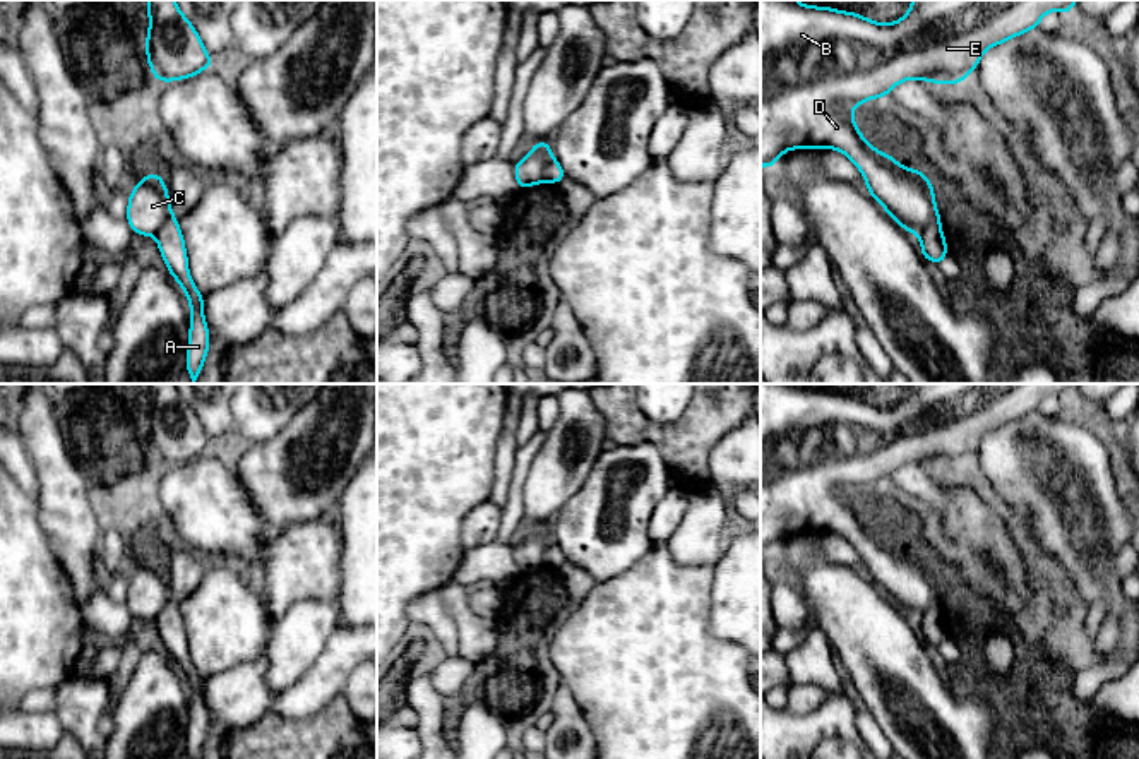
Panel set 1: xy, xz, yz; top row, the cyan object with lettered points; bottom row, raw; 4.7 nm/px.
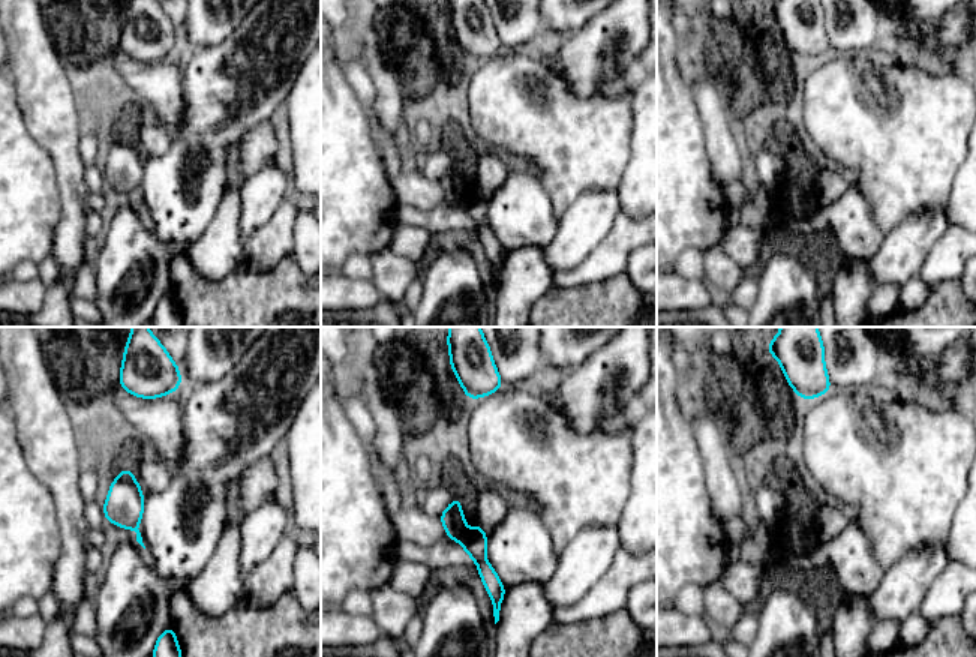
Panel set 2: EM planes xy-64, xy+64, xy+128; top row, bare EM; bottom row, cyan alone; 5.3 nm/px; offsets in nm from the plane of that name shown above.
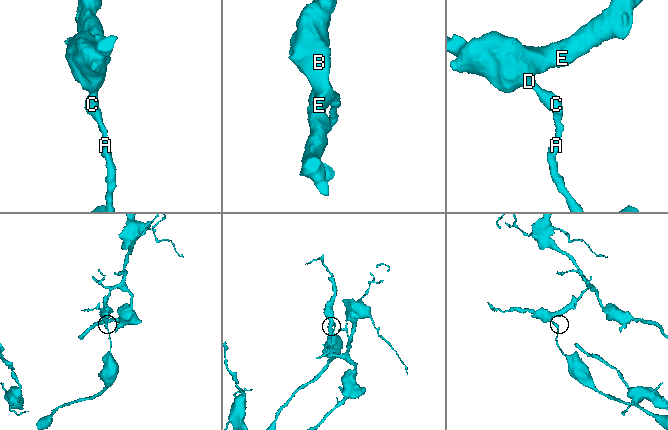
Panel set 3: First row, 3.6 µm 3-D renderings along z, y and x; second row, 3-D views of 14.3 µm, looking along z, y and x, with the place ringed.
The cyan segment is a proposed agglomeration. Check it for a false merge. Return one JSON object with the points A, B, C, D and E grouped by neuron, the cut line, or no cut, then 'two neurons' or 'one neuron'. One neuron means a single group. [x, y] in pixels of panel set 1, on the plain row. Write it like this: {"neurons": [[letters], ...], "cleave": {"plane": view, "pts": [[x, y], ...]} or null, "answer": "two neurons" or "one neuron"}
{"neurons": [["A"], ["B", "C", "D", "E"]], "cleave": {"plane": "yz", "pts": [[939, 605], [929, 607], [918, 617]]}, "answer": "two neurons"}

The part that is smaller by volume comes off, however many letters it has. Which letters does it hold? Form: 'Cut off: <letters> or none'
Cut off: A

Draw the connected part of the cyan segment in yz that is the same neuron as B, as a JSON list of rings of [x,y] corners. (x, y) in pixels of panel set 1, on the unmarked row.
[[[760,384],[760,550],[771,552],[786,533],[838,533],[865,560],[868,577],[906,615],[940,607],[925,557],[899,548],[860,517],[851,493],[887,480],[899,466],[918,463],[961,468],[981,439],[1040,409],[1047,396],[1065,399],[1079,384],[913,384],[904,401],[879,408],[855,396]]]

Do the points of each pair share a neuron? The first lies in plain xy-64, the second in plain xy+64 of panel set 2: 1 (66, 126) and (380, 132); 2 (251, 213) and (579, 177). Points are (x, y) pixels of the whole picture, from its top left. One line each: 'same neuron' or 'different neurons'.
1: different neurons
2: different neurons

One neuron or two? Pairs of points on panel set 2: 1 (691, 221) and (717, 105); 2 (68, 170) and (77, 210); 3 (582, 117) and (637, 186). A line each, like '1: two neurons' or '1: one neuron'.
1: two neurons
2: one neuron
3: two neurons

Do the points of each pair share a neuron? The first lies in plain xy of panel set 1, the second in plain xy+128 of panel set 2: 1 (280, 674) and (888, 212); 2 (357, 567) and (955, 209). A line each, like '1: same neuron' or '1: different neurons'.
1: different neurons
2: same neuron

